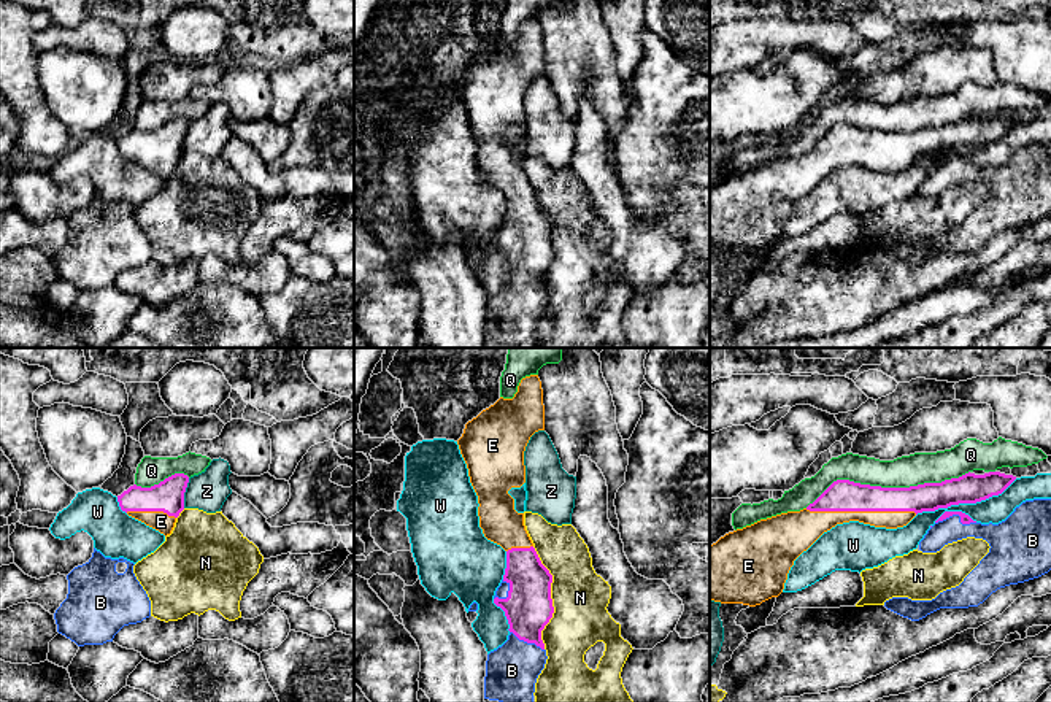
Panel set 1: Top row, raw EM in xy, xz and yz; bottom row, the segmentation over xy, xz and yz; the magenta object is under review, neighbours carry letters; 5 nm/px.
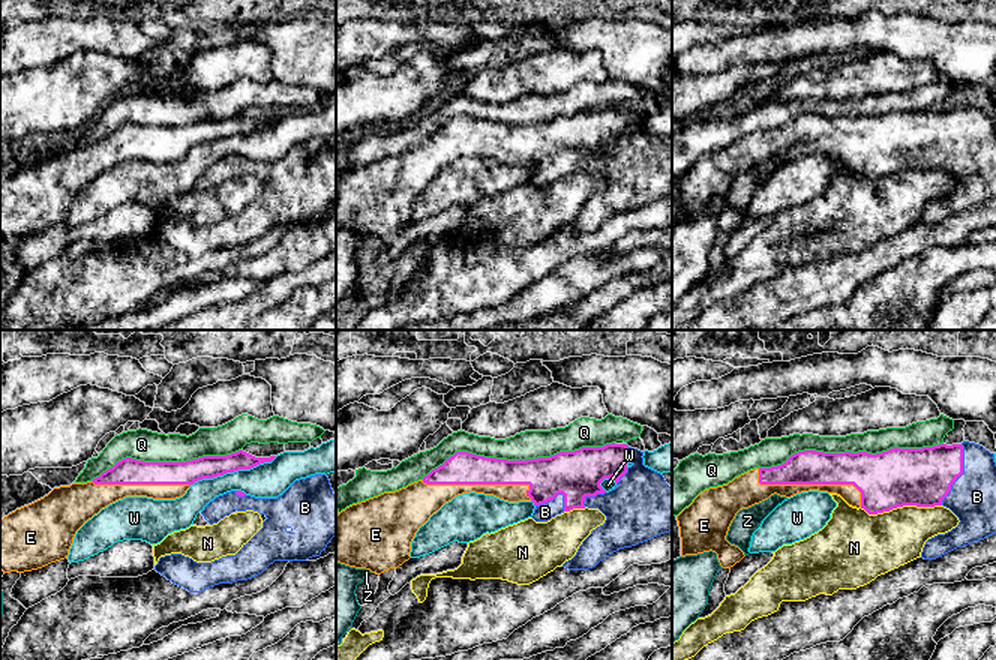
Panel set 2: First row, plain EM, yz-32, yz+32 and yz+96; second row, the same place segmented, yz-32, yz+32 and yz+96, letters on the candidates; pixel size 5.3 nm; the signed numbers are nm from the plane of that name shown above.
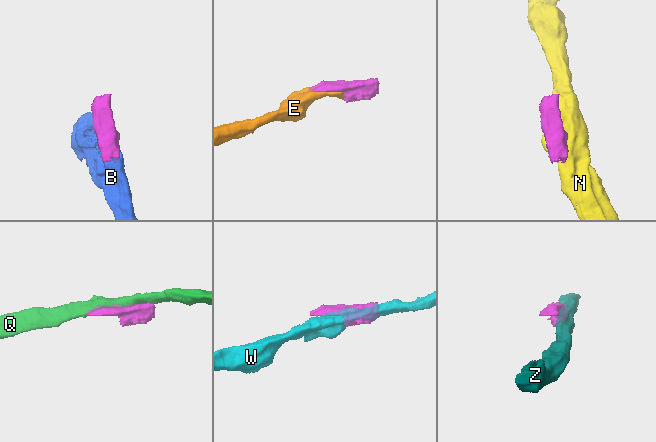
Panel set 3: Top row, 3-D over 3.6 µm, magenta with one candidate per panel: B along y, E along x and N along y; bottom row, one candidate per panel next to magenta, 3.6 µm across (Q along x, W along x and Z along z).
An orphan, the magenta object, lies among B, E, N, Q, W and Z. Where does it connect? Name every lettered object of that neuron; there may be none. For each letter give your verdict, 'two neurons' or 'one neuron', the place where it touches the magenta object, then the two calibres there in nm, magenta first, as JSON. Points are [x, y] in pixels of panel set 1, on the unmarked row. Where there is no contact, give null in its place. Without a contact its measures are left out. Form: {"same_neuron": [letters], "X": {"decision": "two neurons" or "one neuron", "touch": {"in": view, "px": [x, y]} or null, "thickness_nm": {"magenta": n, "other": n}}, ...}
{"same_neuron": ["B", "E"], "B": {"decision": "one neuron", "touch": {"in": "yz", "px": [956, 158]}, "thickness_nm": {"magenta": 50, "other": 130}}, "E": {"decision": "one neuron", "touch": {"in": "yz", "px": [861, 154]}, "thickness_nm": {"magenta": 160, "other": 130}}, "N": {"decision": "two neurons", "touch": {"in": "xz", "px": [550, 242]}, "thickness_nm": {"magenta": 240, "other": 280}}, "Q": {"decision": "two neurons", "touch": {"in": "yz", "px": [886, 132]}, "thickness_nm": {"magenta": 160, "other": 160}}, "W": {"decision": "two neurons", "touch": {"in": "yz", "px": [966, 146]}, "thickness_nm": {"magenta": 150, "other": 140}}, "Z": {"decision": "two neurons", "touch": {"in": "xy", "px": [184, 135]}, "thickness_nm": {"magenta": 160, "other": 200}}}

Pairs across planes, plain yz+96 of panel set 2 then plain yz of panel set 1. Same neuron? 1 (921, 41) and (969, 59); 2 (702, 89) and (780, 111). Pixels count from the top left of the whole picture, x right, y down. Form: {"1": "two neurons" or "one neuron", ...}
{"1": "two neurons", "2": "one neuron"}

